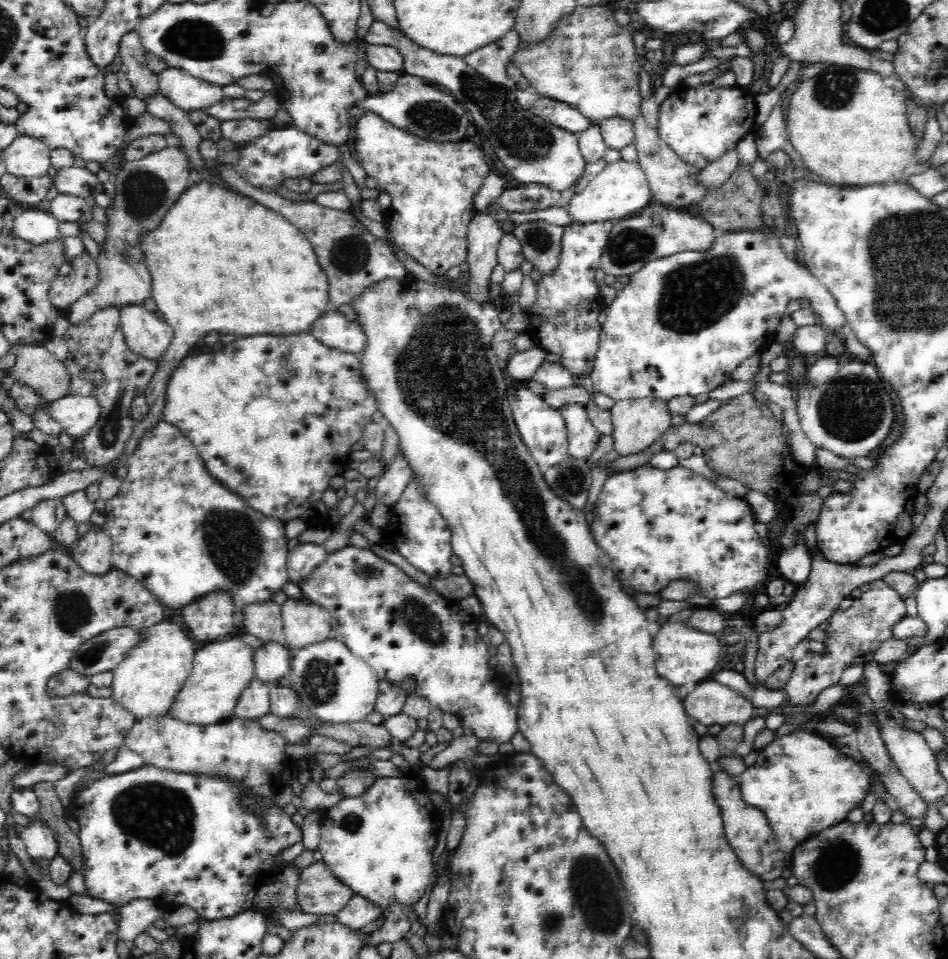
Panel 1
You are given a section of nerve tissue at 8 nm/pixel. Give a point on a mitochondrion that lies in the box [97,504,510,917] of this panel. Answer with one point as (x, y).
(160, 815)

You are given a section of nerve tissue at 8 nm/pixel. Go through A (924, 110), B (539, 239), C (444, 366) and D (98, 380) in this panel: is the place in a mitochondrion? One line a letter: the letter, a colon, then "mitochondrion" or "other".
A: other
B: mitochondrion
C: mitochondrion
D: mitochondrion

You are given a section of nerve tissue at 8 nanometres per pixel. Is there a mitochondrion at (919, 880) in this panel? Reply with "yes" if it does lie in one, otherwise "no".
no

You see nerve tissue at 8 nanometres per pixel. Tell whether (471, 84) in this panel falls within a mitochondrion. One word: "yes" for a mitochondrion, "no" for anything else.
yes

